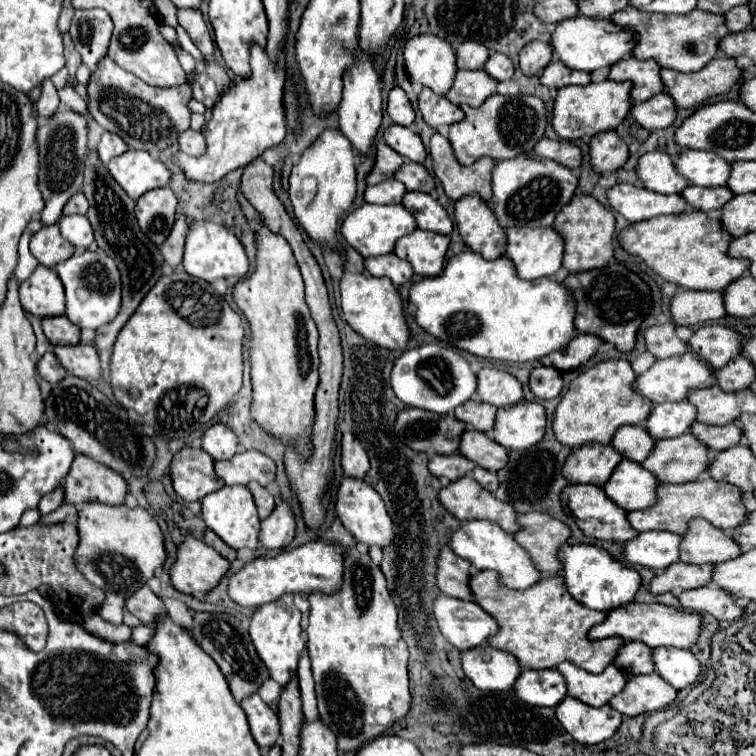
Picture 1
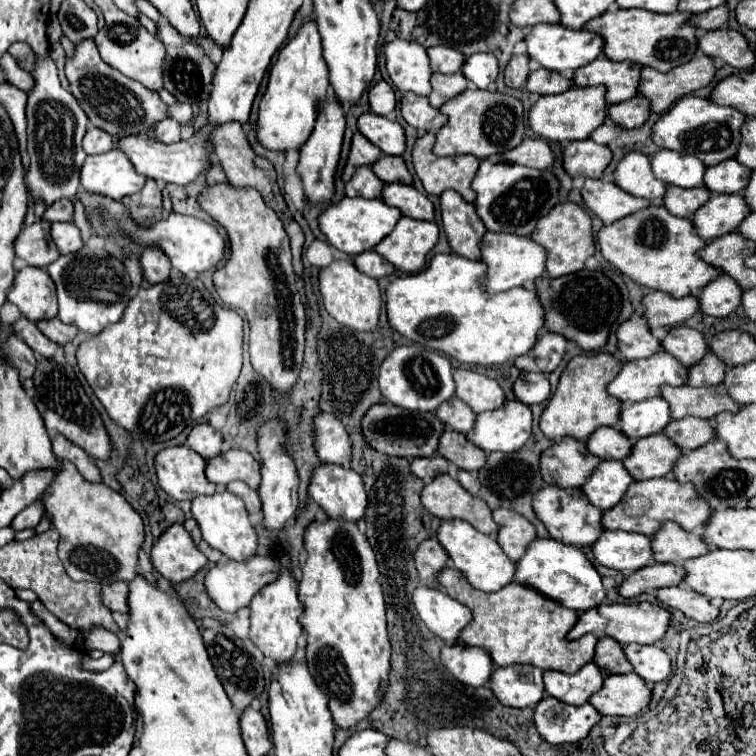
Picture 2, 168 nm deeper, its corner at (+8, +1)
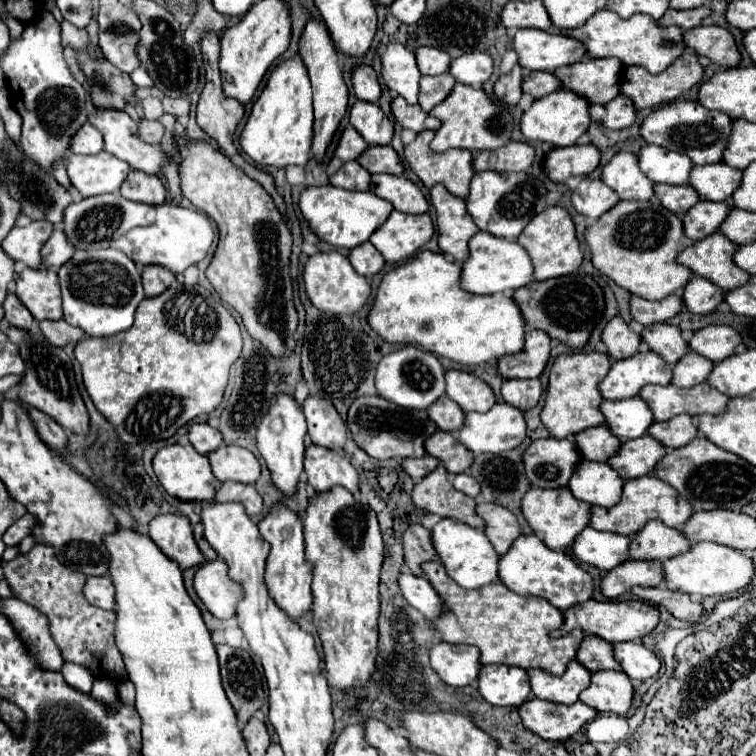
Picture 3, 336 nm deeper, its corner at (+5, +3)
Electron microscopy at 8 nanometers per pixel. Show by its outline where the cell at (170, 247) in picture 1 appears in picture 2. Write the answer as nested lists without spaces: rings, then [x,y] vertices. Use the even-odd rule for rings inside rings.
[[[148,247],[142,251],[140,255],[140,265],[142,265],[142,275],[150,285],[162,283],[168,279],[170,273],[170,263],[168,257],[160,251],[156,251],[154,247]]]

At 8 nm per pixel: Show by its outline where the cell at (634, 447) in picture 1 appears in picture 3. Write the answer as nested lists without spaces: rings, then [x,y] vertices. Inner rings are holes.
[[[601,425],[575,435],[575,445],[585,459],[609,461],[619,451],[621,441],[617,437],[611,437],[611,433],[607,433],[607,427]]]

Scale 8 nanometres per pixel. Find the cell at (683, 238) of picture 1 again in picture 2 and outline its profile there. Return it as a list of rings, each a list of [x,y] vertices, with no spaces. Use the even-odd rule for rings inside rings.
[[[650,205],[634,215],[604,225],[596,239],[602,257],[624,277],[630,277],[640,287],[656,289],[672,297],[696,295],[704,283],[710,283],[714,275],[720,275],[716,267],[708,267],[708,263],[696,259],[696,251],[702,249],[706,241],[696,235],[690,219],[676,217],[668,213],[666,207]]]

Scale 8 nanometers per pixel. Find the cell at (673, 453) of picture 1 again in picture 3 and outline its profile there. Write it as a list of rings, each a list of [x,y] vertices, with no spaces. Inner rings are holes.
[[[649,433],[621,445],[619,453],[609,459],[609,465],[627,481],[653,473],[655,465],[663,459],[665,447]]]

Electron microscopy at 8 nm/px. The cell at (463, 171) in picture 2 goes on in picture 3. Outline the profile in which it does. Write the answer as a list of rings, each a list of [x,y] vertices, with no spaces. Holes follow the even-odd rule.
[[[421,131],[421,133],[417,135],[417,139],[405,147],[405,159],[407,159],[409,167],[415,171],[415,175],[423,181],[423,185],[425,185],[427,189],[431,189],[431,187],[437,185],[437,183],[443,183],[453,195],[465,199],[465,197],[469,195],[471,177],[475,175],[473,155],[471,155],[471,151],[465,151],[465,149],[449,149],[449,151],[445,151],[445,153],[435,153],[435,151],[431,151],[431,147],[429,147],[433,135],[435,135],[435,131]]]

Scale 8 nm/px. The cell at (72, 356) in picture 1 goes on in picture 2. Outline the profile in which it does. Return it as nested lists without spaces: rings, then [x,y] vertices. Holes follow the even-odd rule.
[[[26,317],[16,319],[16,321],[12,323],[12,329],[14,329],[14,333],[18,333],[18,335],[24,339],[24,343],[26,343],[34,353],[38,353],[38,355],[42,355],[42,357],[54,357],[56,351],[60,349],[60,345],[48,341],[48,339],[40,333],[40,329],[38,329],[32,321],[28,321]]]

